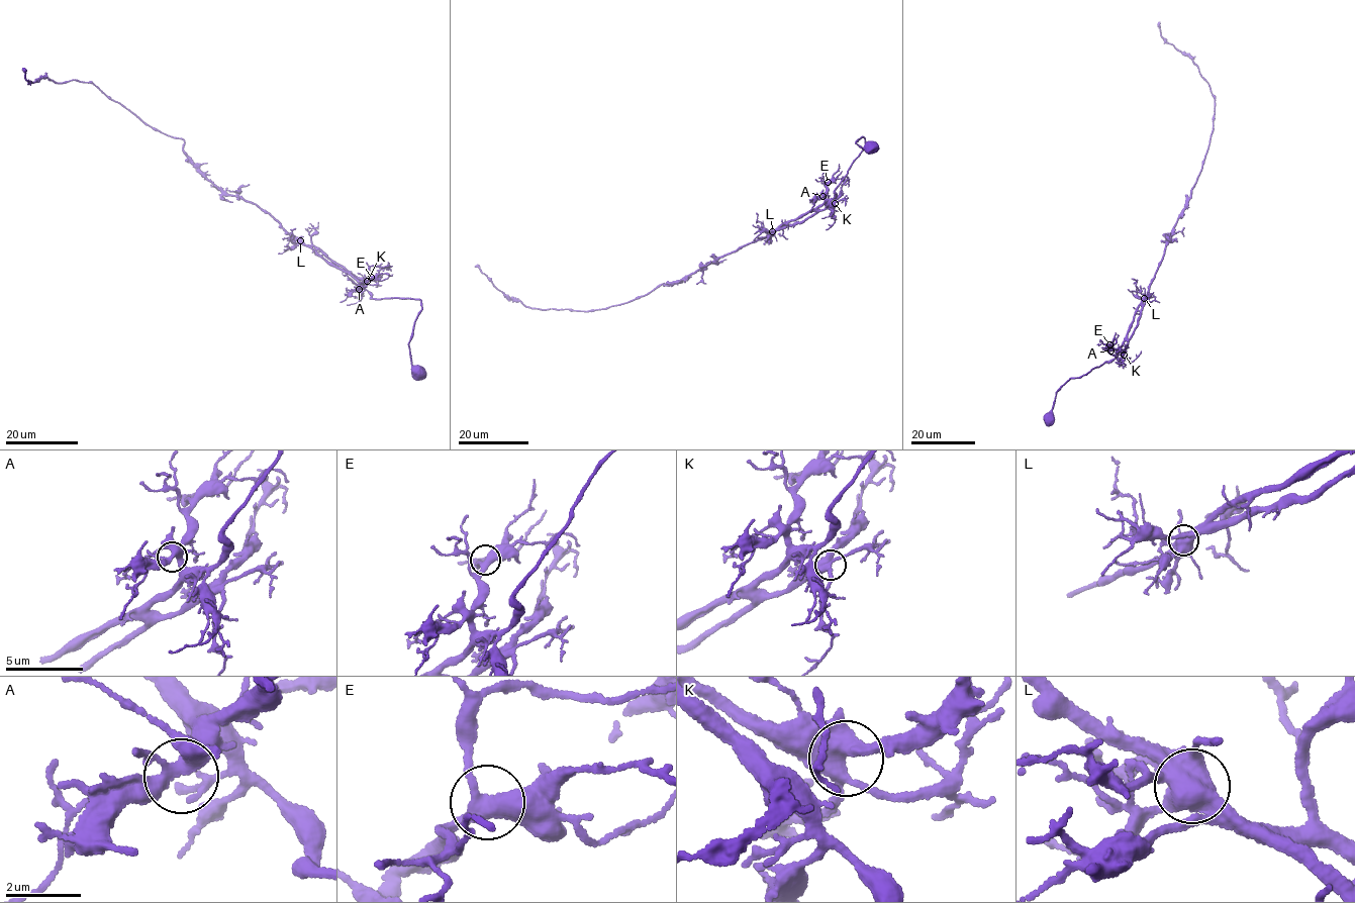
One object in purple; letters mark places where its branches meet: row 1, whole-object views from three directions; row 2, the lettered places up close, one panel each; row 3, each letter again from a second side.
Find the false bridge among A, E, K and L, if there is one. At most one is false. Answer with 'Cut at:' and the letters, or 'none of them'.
Cut at: none of them

